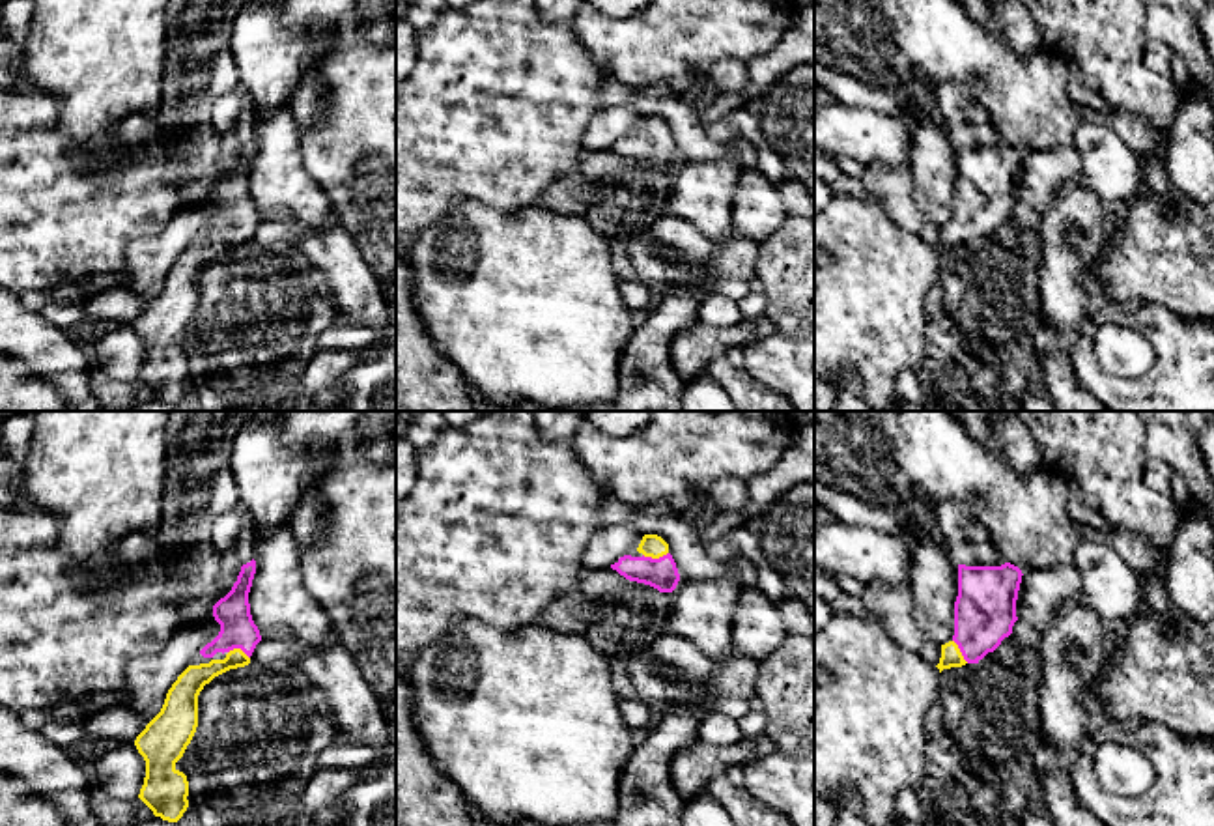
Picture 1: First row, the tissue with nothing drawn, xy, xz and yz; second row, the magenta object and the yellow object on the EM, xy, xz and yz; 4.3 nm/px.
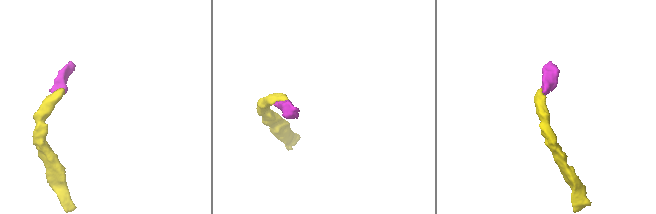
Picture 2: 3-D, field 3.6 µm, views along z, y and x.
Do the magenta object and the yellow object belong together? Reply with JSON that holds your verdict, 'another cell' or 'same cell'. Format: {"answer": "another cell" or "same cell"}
{"answer": "same cell"}

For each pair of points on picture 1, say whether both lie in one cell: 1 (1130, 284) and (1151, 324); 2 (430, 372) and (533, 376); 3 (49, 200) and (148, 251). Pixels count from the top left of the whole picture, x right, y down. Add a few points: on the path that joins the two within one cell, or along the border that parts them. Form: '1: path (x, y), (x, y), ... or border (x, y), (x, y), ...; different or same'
1: border (1145, 303), (1160, 303), (1183, 316); different
2: border (439, 352), (465, 378); different
3: border (170, 217), (103, 273); different

